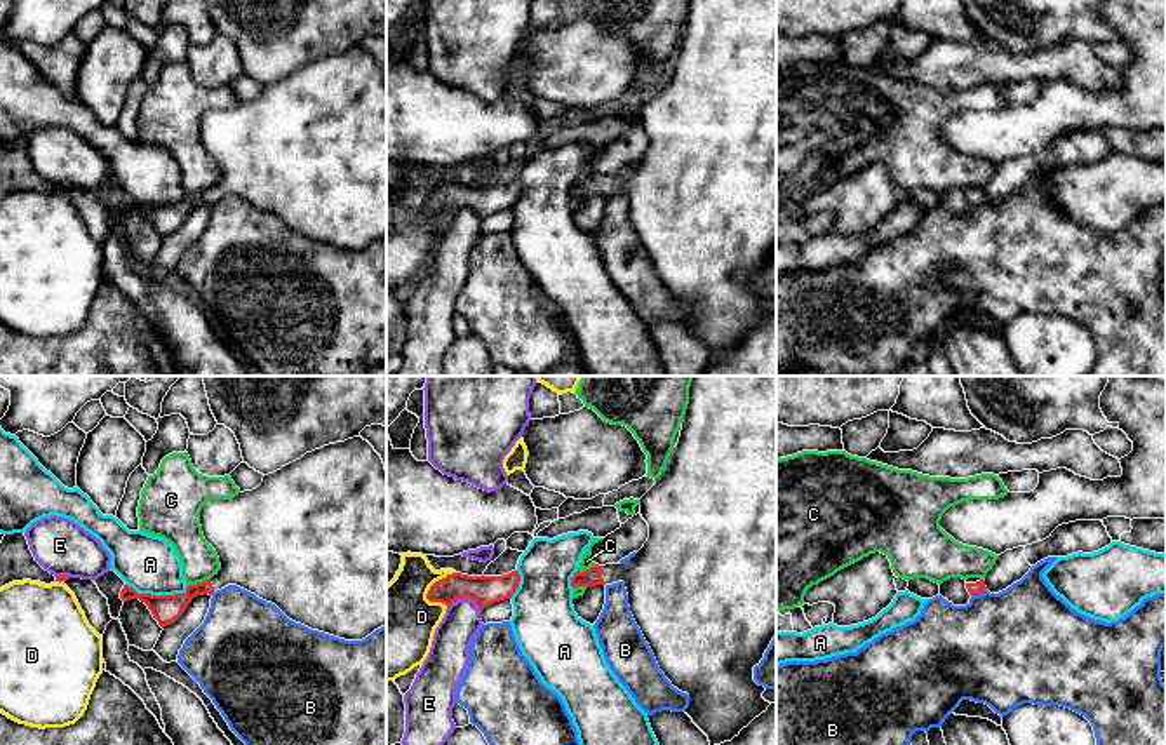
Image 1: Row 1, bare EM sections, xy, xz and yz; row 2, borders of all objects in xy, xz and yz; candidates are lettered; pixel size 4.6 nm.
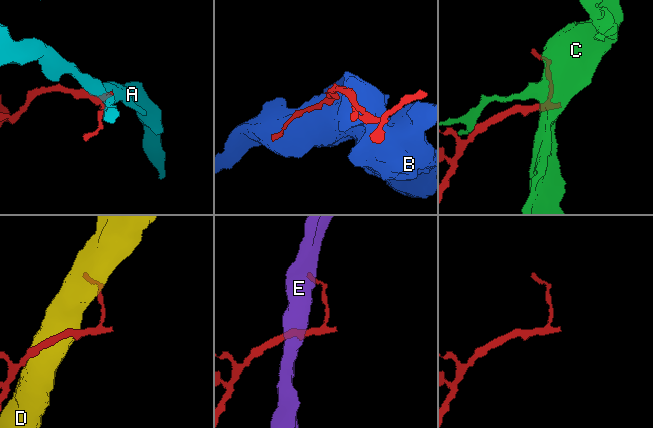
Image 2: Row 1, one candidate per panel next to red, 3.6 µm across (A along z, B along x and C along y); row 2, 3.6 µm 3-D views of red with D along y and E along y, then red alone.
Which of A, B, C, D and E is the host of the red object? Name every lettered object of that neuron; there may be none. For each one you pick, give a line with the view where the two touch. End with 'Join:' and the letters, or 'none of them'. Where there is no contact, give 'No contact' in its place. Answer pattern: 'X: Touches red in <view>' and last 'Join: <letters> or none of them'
Join: none of them

